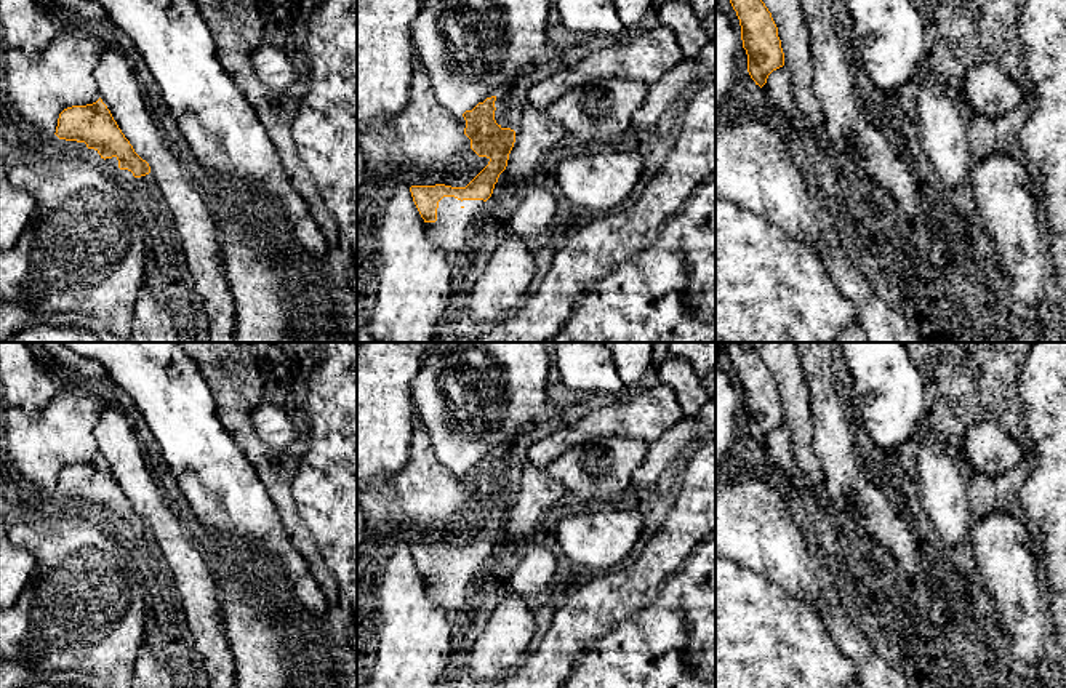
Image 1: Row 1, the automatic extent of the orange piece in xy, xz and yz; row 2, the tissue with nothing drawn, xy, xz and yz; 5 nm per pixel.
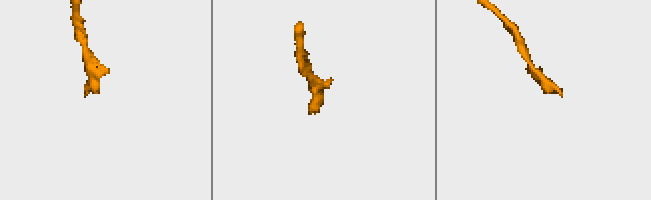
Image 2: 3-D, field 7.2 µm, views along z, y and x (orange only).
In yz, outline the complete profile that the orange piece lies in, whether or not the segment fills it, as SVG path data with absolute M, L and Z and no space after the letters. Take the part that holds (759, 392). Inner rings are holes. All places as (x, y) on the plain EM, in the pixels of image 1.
M728 342L727 354L739 378L747 430L762 446L768 434L784 424L778 386L754 347L744 349L739 342Z

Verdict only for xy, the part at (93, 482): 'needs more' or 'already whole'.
already whole

